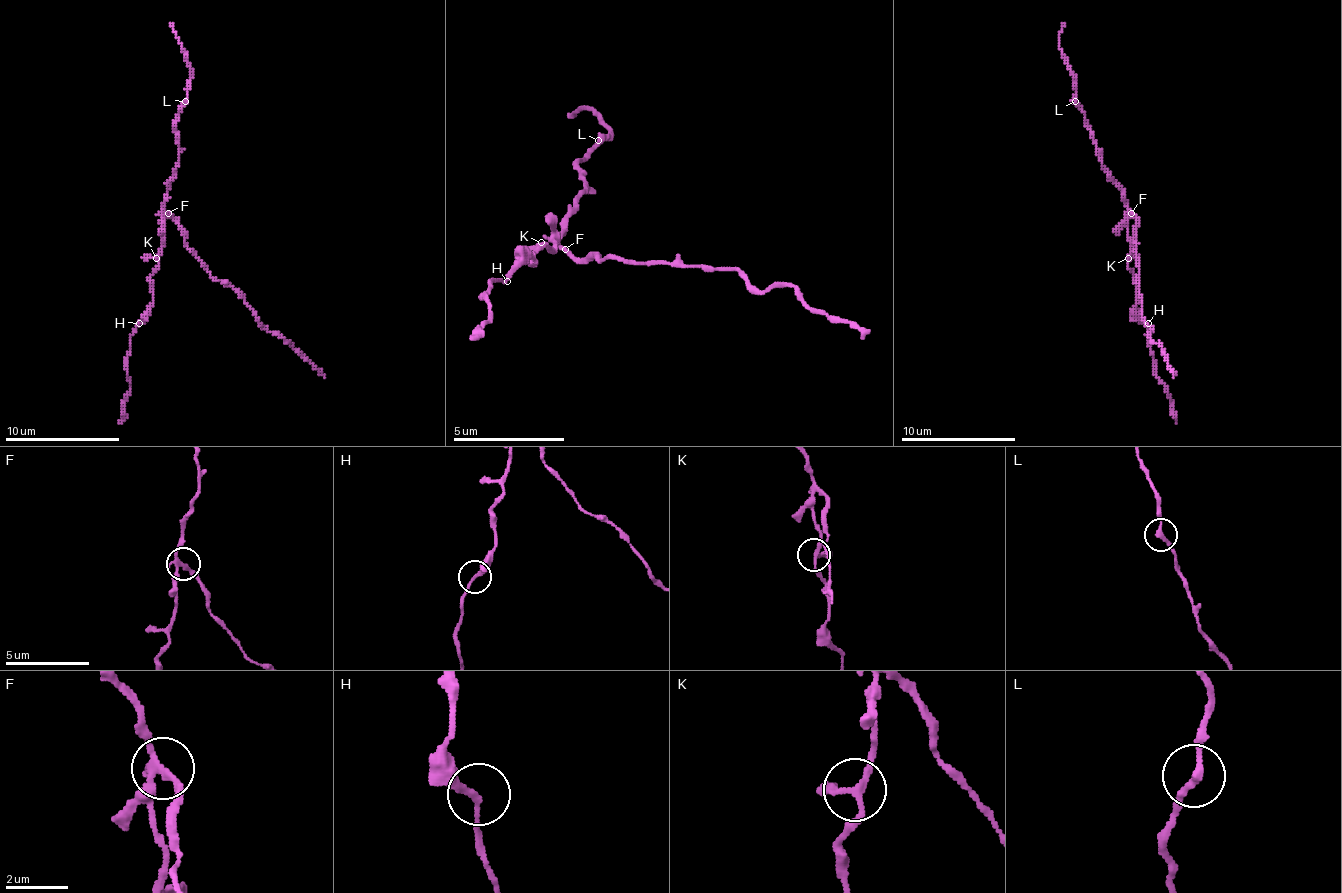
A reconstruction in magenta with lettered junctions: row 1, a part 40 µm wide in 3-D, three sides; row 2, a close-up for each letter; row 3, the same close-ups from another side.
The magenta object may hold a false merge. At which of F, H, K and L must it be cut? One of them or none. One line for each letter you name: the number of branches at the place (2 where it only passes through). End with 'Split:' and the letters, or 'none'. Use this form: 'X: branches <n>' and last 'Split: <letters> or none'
F: branches 4
Split: F

